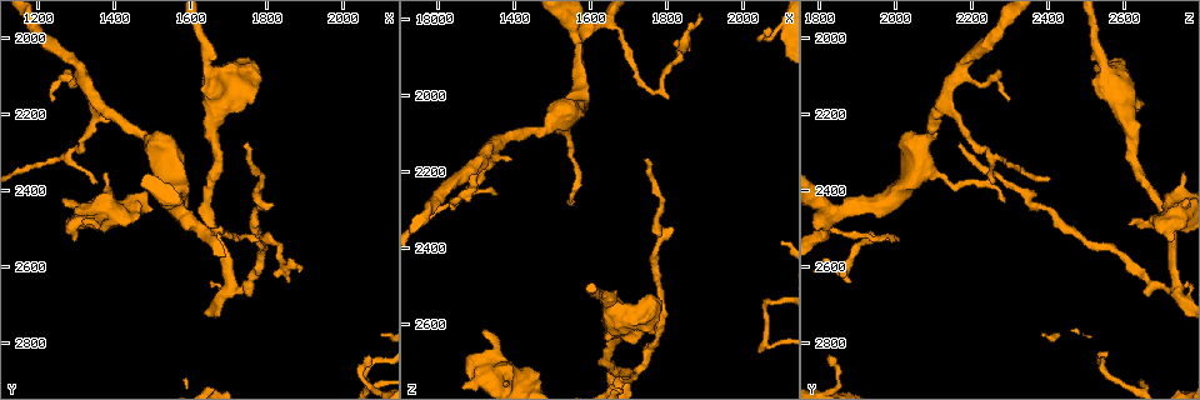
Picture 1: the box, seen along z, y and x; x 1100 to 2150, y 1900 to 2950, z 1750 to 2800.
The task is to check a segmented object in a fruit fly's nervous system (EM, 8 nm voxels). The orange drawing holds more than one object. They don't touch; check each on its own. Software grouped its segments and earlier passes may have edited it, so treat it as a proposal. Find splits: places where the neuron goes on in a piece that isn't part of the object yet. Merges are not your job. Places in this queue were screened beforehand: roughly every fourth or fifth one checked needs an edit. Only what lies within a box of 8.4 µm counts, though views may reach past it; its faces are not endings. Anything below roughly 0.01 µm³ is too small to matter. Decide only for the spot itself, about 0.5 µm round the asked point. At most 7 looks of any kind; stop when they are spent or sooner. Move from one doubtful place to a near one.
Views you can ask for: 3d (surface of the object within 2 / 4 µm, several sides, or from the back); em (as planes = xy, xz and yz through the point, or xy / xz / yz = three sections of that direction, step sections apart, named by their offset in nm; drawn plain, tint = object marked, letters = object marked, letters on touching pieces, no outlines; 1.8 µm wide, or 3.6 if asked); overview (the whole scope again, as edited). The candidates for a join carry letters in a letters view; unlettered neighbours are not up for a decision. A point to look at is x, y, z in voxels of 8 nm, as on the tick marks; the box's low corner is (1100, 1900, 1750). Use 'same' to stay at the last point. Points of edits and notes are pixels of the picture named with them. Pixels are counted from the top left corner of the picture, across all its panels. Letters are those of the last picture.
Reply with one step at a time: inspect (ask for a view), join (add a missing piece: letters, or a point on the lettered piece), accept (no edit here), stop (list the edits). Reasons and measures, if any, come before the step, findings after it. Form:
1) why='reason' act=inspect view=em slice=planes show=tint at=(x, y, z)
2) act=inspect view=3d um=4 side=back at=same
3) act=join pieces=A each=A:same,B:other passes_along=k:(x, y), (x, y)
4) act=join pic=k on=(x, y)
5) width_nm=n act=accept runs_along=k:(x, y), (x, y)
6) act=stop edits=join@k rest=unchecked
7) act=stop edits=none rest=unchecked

why='sharp bend' act=inspect view=3d um=2 at=(1760, 2525, 1995)

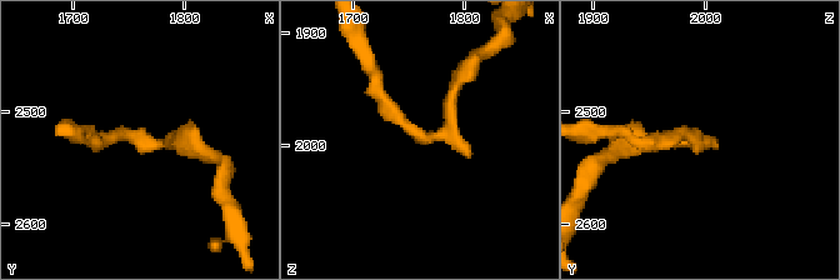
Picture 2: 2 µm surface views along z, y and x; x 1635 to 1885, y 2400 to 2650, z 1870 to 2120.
why='now the EM' act=inspect view=em slice=planes show=letters at=(1764, 2528, 1992)

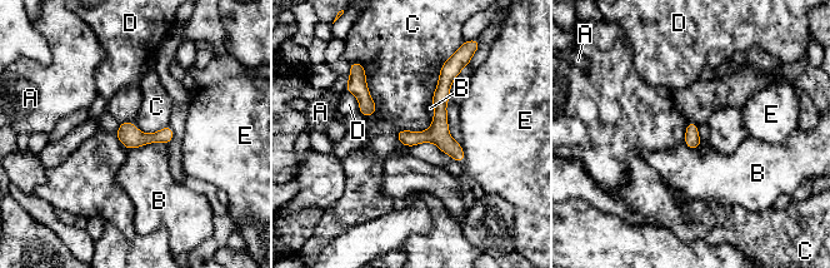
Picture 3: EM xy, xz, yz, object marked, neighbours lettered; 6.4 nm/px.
act=accept each=A:other,B:other,C:other,D:other,E:other found='none of them fits'

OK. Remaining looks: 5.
why='an open end' act=inspect view=em slice=xy step=16 show=plain at=(1250, 2155, 2300)

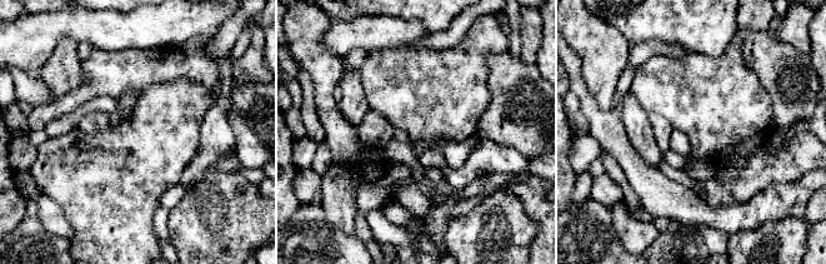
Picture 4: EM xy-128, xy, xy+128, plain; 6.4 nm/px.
act=inspect view=em slice=xy step=16 show=letters at=same

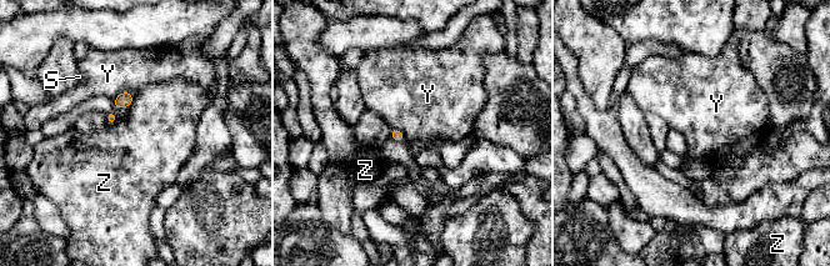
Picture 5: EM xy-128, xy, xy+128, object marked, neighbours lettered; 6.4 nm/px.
longest_contact=Y:150nm act=accept each=S:other,Y:other,Z:other found='no lettered piece goes on from it'

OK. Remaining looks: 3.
why='stops while still wide' act=inspect view=em um=3.6 slice=planes show=letters at=(1295, 2535, 2725)

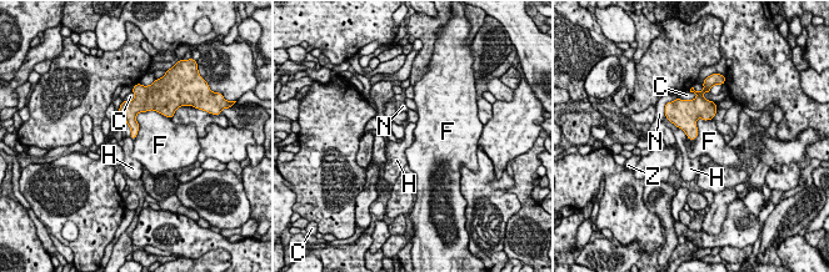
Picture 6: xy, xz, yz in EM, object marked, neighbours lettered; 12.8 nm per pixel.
act=accept each=C:other,F:other,H:other,N:other,Z:other border=6:(665, 116), (693, 140) found='none of them fits'

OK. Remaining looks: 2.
act=stop edits=none rest=unchecked

